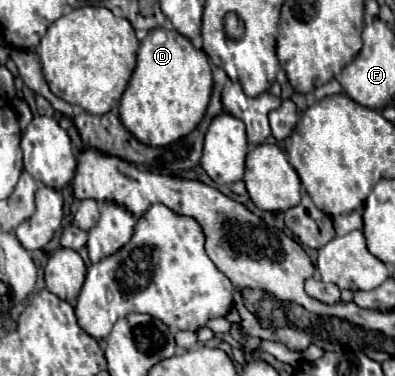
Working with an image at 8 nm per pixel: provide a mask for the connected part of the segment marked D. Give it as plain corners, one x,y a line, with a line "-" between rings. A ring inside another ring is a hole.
156,28
149,32
144,41
140,41
136,69
120,101
120,119
124,113
124,119
122,119
124,127
142,143
154,145
154,147
168,145
178,141
180,137
186,137
196,129
196,125
202,121
206,113
210,93
212,93
212,67
210,67
208,55
202,49
196,49
192,41
180,35
176,29

